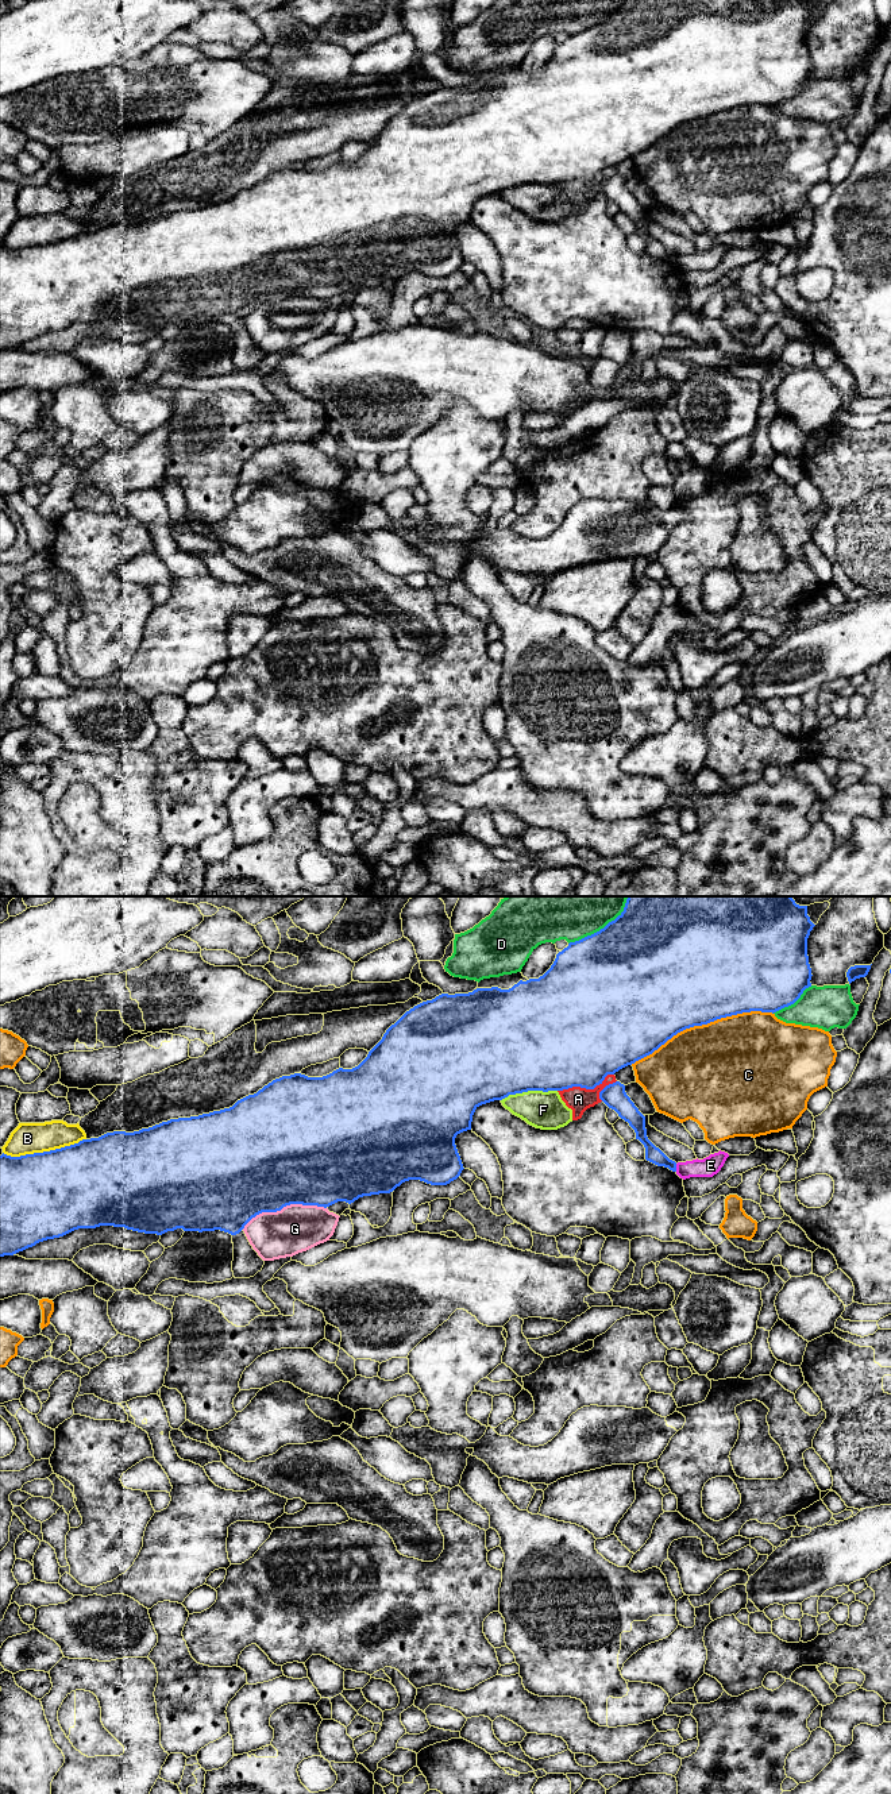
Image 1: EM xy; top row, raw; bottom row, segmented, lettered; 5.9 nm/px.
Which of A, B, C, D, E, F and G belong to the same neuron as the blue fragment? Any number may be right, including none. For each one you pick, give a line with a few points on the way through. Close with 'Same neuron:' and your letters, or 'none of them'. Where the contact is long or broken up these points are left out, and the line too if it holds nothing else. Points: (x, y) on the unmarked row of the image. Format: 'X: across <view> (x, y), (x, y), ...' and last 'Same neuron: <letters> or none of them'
Same neuron: none of them

